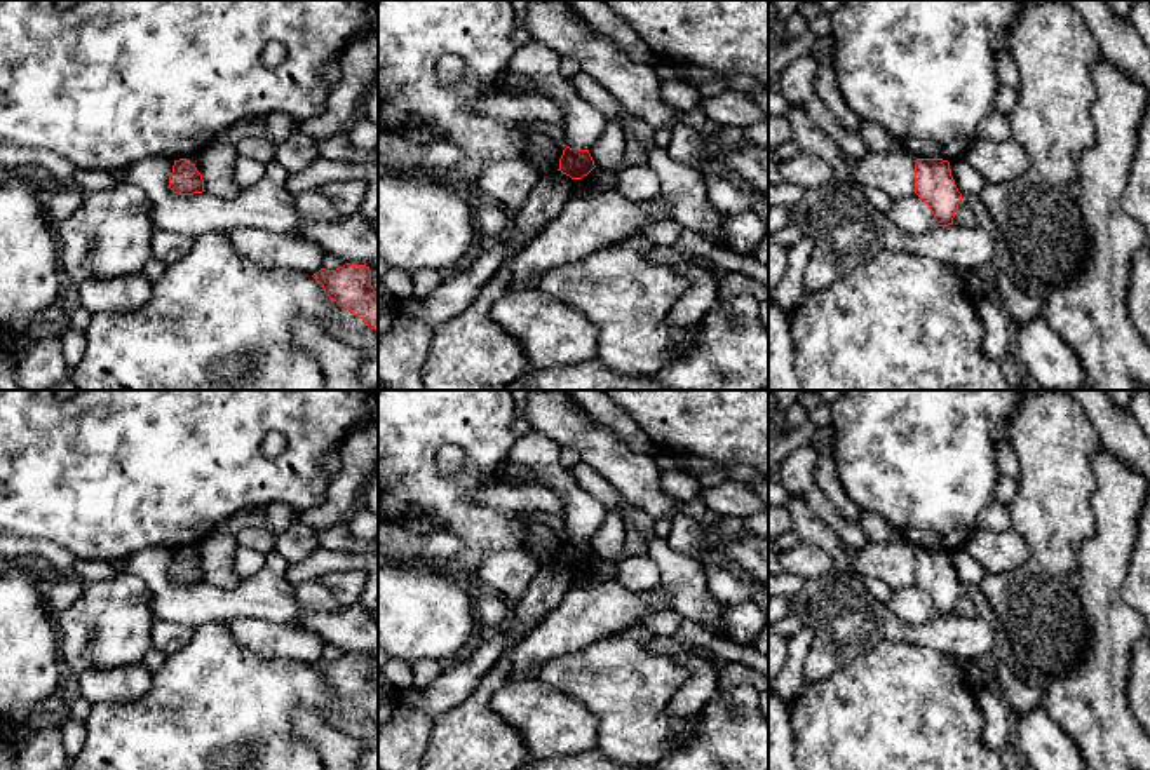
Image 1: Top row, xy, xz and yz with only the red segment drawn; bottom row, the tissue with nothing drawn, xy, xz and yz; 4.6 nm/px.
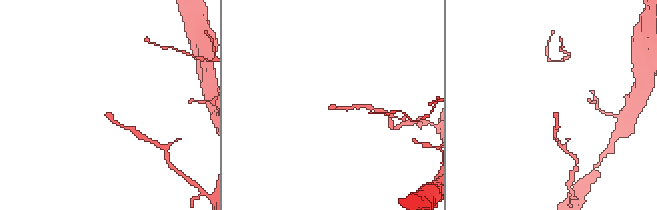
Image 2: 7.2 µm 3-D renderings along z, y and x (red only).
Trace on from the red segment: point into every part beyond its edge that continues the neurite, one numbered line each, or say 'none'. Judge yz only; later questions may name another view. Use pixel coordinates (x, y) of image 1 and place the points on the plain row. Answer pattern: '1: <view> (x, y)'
none

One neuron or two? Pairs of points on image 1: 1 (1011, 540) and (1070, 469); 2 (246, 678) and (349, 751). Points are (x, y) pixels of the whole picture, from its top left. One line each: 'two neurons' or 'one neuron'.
1: two neurons
2: two neurons

